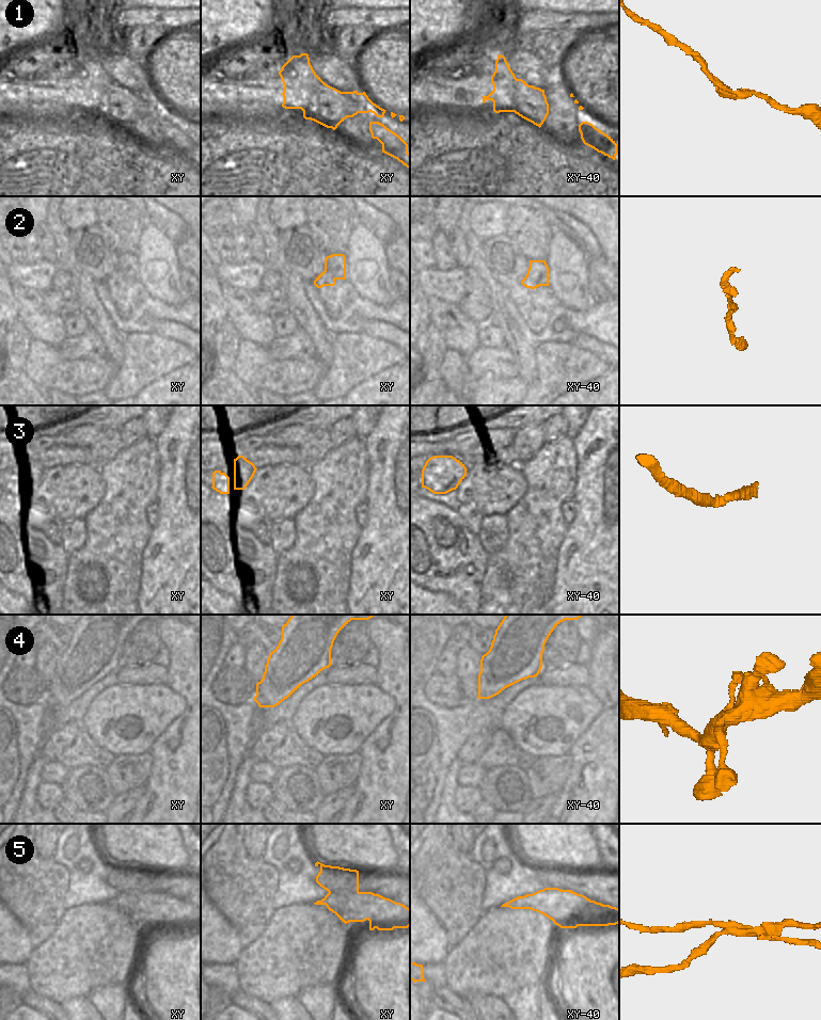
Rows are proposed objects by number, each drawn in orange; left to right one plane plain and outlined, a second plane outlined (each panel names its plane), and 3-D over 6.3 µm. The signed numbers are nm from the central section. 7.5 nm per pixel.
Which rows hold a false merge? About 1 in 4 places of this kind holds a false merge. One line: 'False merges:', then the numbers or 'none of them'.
False merges: 1, 5

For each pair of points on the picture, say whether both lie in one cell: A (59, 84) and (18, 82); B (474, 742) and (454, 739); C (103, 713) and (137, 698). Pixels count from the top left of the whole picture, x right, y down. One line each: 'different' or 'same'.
A: same
B: different
C: same

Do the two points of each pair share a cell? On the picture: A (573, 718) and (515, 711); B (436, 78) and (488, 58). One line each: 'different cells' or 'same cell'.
A: same cell
B: same cell

